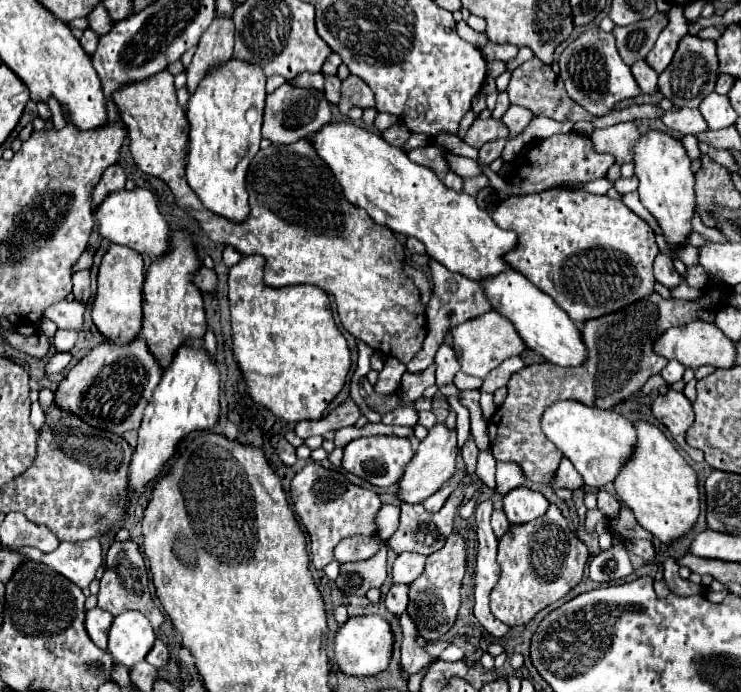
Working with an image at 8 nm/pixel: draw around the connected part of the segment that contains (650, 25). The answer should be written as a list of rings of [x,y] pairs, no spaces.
[[[655,14],[649,20],[633,22],[629,26],[615,26],[613,36],[617,40],[617,50],[625,60],[625,64],[631,66],[633,62],[643,60],[665,26],[667,18],[661,14]]]

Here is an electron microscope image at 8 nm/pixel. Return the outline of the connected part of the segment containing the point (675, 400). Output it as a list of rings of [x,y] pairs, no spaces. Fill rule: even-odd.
[[[669,390],[665,396],[657,396],[657,400],[653,402],[653,414],[655,418],[665,424],[669,428],[669,432],[673,434],[673,438],[677,440],[677,444],[695,460],[695,462],[703,462],[703,452],[697,448],[691,448],[685,442],[685,434],[689,430],[689,426],[695,422],[695,412],[691,402],[683,396],[683,392],[675,392]]]

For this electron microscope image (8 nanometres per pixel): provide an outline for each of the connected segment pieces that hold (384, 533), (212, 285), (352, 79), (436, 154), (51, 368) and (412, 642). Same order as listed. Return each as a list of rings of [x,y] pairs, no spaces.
[[[391,504],[383,506],[379,510],[379,514],[377,514],[377,526],[379,526],[377,534],[381,538],[389,540],[391,534],[395,534],[397,528],[399,528],[399,516],[401,516],[401,508],[399,506],[391,506]]]
[[[201,266],[199,272],[193,276],[193,282],[195,282],[203,292],[213,292],[213,290],[217,290],[219,278],[217,278],[217,272],[215,272],[213,268]]]
[[[349,74],[349,76],[343,80],[343,84],[341,84],[339,110],[341,110],[343,114],[347,114],[353,106],[371,108],[371,106],[375,106],[375,98],[373,98],[371,88],[369,88],[359,76]]]
[[[431,144],[431,146],[425,146],[425,148],[411,148],[409,150],[409,160],[415,162],[415,164],[421,164],[421,166],[429,166],[437,172],[437,176],[445,174],[449,170],[447,166],[447,160],[443,158],[443,146],[439,144]]]
[[[59,352],[59,354],[55,354],[53,358],[49,358],[49,362],[45,364],[45,374],[47,374],[47,376],[59,374],[61,370],[67,368],[69,362],[71,362],[71,354],[69,354],[69,352]]]
[[[405,612],[399,618],[401,630],[403,630],[403,644],[401,644],[401,664],[409,674],[419,672],[423,666],[427,666],[433,656],[429,656],[421,646],[419,646],[419,634],[413,618]]]

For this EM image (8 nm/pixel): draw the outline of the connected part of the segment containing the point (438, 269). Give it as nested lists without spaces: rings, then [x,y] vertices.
[[[429,258],[429,268],[431,268],[431,282],[433,282],[433,294],[431,294],[431,300],[427,304],[427,320],[429,320],[429,332],[427,332],[427,338],[423,342],[423,350],[419,354],[413,356],[413,360],[407,364],[407,370],[409,372],[419,372],[419,370],[425,370],[429,364],[433,364],[433,358],[435,358],[435,352],[437,348],[443,344],[443,338],[445,338],[445,332],[465,320],[471,320],[475,316],[481,316],[485,312],[491,310],[491,304],[487,304],[485,300],[485,294],[483,290],[479,288],[479,284],[475,280],[469,280],[457,272],[451,272],[447,270],[443,264],[439,264],[437,260]]]

